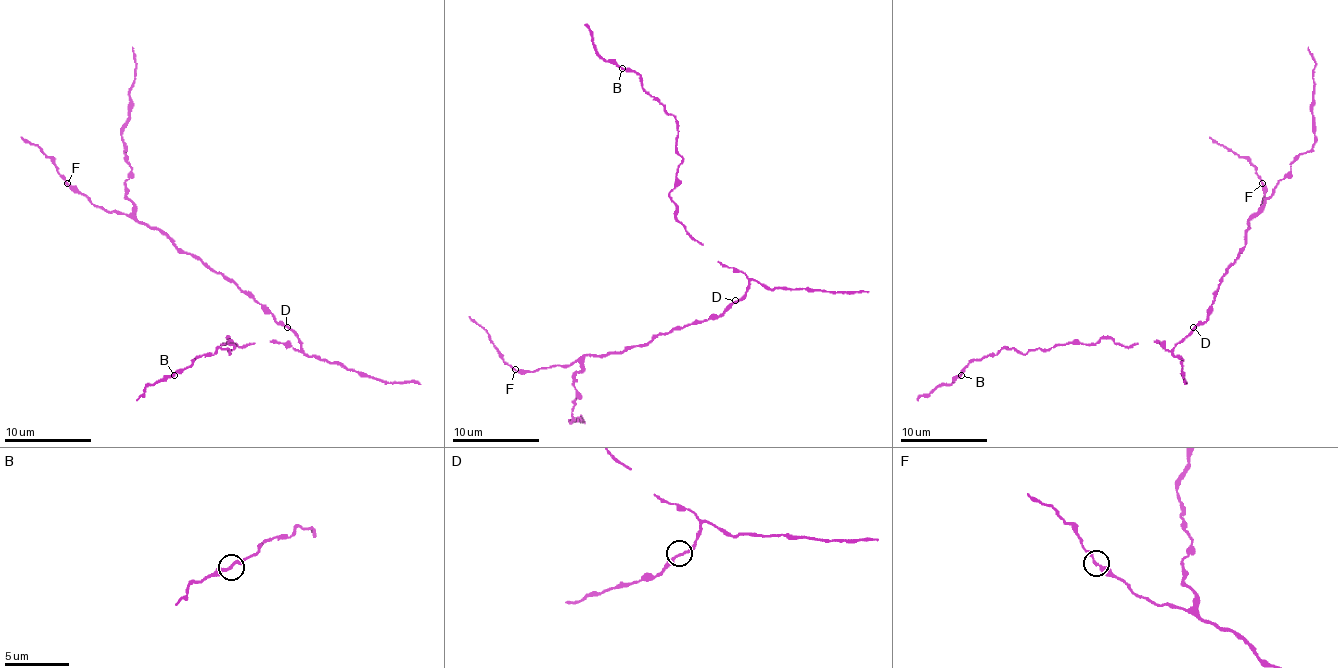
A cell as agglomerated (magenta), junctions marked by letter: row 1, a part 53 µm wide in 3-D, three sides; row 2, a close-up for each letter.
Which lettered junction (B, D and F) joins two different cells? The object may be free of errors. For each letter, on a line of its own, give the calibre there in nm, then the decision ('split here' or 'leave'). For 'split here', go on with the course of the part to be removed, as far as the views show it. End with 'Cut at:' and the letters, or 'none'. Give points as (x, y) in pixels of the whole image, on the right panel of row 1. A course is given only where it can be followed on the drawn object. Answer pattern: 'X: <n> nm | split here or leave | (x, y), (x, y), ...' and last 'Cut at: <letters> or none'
B: 240 nm | leave
D: 220 nm | leave
F: 240 nm | leave
Cut at: none

